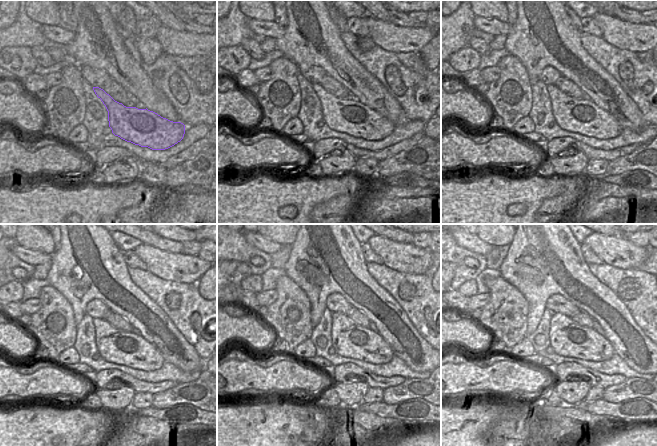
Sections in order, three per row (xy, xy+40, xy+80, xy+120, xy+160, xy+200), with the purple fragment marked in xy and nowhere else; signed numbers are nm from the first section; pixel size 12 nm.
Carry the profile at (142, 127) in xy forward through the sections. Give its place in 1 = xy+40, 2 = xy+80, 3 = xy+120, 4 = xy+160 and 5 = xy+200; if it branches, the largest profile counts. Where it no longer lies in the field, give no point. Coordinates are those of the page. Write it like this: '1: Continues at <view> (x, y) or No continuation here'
1: Continues at xy+40 (354, 118)
2: Continues at xy+80 (541, 77)
3: Continues at xy+120 (104, 318)
4: Continues at xy+160 (343, 338)
5: Continues at xy+200 (567, 338).

